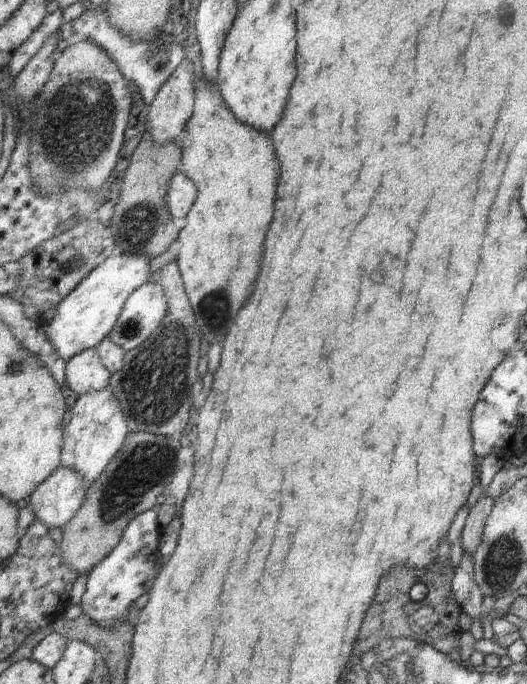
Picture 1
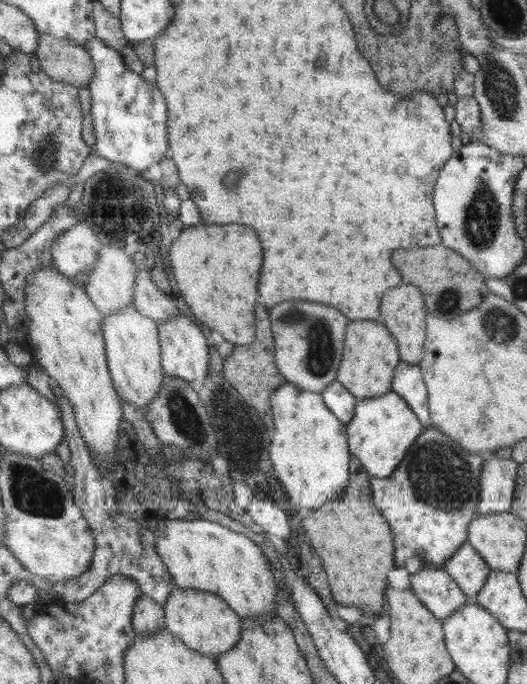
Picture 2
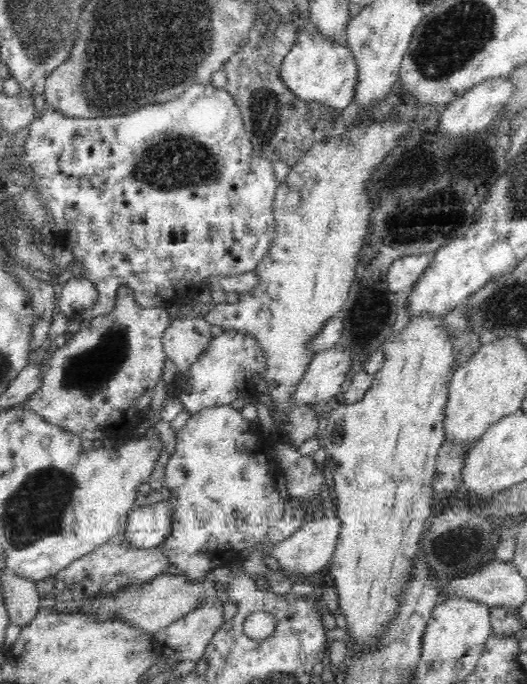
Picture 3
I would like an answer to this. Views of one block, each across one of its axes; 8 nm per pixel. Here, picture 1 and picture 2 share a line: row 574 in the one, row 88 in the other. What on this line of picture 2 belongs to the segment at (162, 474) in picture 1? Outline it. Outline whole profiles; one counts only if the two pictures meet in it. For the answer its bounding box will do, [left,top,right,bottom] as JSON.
[36,33,97,90]

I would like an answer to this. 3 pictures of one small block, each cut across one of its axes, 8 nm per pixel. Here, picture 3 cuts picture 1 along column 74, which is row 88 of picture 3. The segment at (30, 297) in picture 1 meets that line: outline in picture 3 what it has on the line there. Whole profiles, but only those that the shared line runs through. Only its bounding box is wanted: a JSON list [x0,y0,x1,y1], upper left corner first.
[226,22,346,166]

